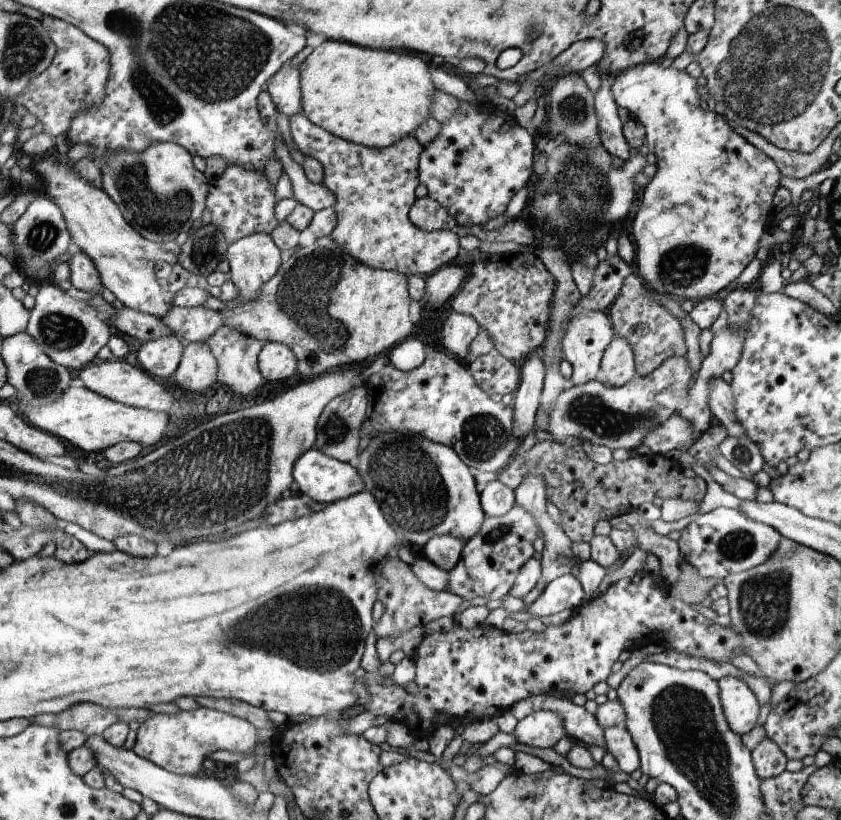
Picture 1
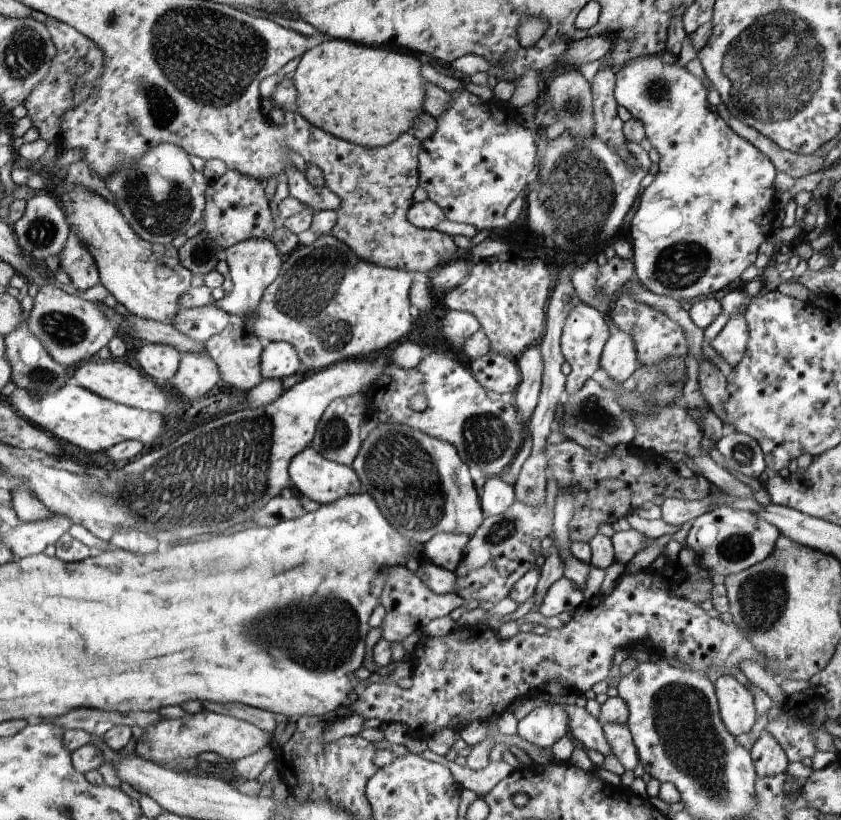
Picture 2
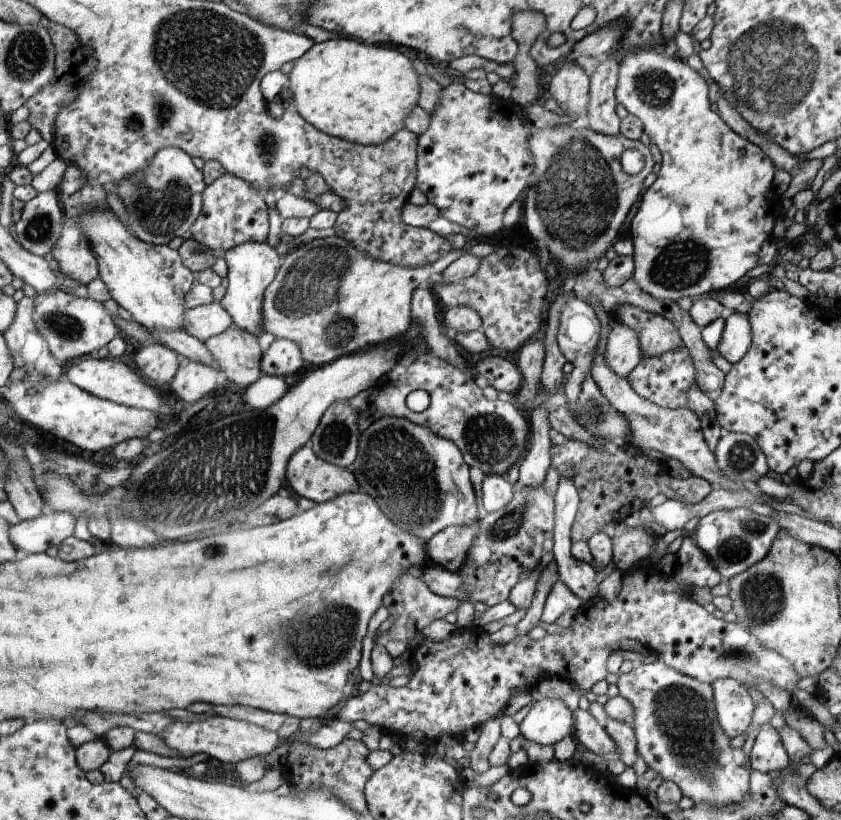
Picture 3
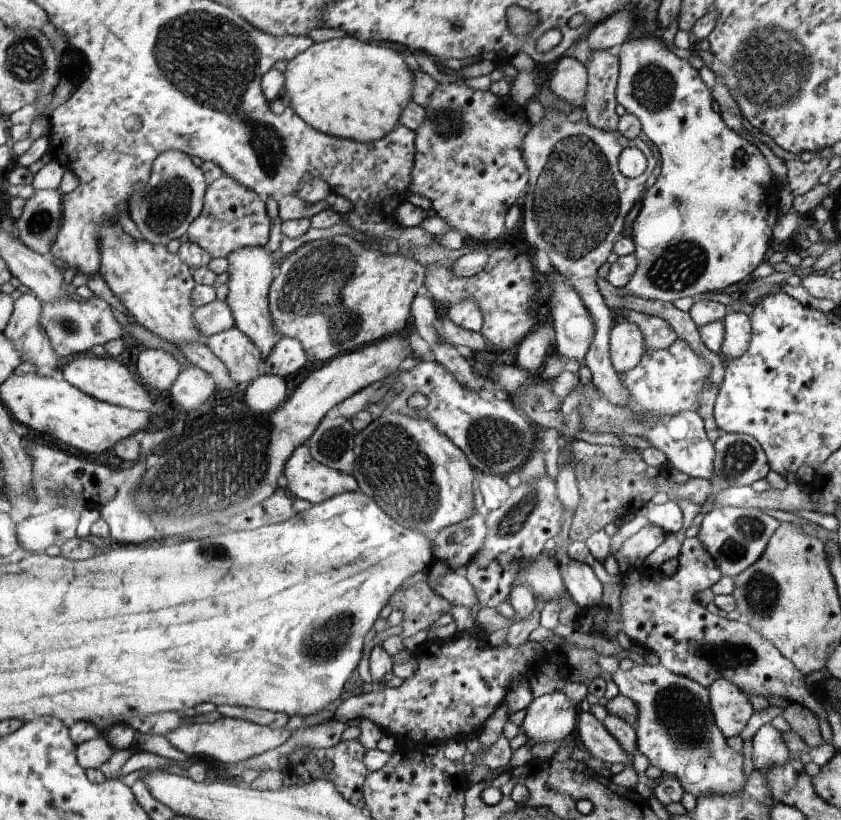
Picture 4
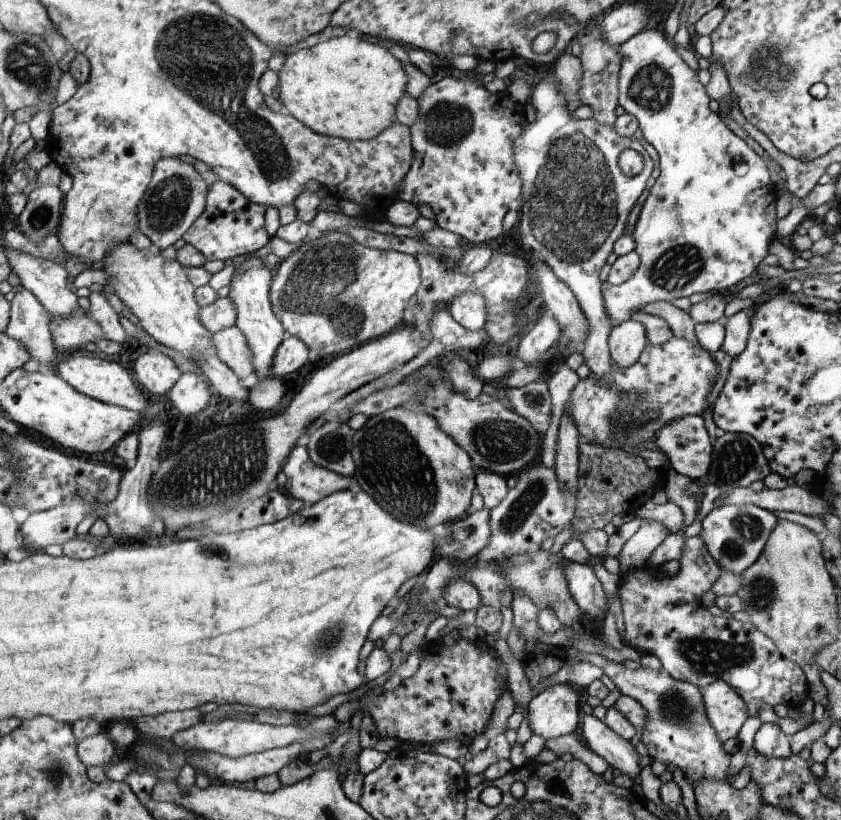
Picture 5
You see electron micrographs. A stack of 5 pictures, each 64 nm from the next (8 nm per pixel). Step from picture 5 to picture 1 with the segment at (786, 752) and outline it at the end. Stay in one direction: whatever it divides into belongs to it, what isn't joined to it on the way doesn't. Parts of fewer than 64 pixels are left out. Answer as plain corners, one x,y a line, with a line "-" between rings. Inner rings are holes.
767,736
753,748
753,766
757,766
757,776
761,780
779,776
785,770
785,762
787,762
787,756

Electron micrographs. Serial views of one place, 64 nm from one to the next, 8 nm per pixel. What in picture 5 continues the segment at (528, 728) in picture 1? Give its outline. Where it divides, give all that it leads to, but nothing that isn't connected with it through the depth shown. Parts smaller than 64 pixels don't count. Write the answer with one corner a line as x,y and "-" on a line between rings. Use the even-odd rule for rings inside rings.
575,684
549,686
529,702
529,728
537,736
559,738
565,734
581,734
583,696
573,690

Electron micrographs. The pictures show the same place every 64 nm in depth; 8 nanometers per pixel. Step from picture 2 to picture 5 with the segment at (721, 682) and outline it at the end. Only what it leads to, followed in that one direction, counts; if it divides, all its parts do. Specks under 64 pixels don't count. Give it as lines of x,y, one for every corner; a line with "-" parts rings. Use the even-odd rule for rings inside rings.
717,678
701,688
701,698
705,702
705,714
717,732
717,738
725,742
737,736
741,724
747,718
747,706
743,698
733,690
733,686

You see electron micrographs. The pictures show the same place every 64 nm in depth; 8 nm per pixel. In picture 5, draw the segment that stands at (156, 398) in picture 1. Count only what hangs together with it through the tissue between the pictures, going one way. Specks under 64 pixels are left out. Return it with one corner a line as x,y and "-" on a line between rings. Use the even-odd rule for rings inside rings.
77,350
77,352
73,352
71,356
67,356
63,362
59,362
55,366
57,366
55,372
61,374
73,388
77,388
79,392
83,392
83,394
87,394
95,400
107,402
111,406
129,408
133,412
141,412
141,410
147,408
147,400
145,400
141,388
137,388
139,384
135,384
135,380
131,378
131,374
127,372
127,368
123,364
99,358
95,354
87,354
83,350

